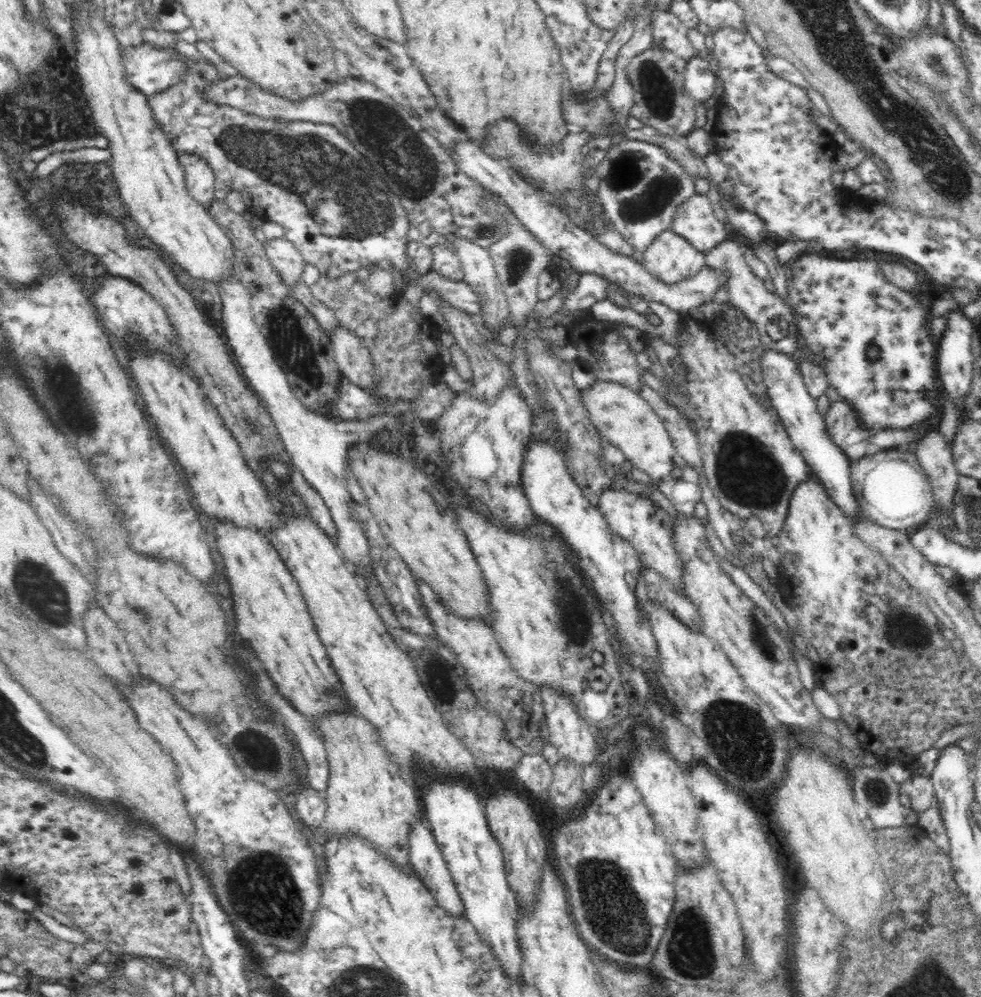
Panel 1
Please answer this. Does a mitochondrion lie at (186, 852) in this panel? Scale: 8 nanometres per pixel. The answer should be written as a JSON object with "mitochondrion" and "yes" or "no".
{"mitochondrion":"no"}

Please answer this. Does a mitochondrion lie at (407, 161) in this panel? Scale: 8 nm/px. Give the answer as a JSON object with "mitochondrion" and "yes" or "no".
{"mitochondrion":"yes"}

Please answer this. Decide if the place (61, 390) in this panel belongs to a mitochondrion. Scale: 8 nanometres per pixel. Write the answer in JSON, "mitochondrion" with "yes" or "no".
{"mitochondrion":"yes"}

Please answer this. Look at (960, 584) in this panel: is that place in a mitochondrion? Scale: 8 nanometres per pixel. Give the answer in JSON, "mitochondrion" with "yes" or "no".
{"mitochondrion":"no"}

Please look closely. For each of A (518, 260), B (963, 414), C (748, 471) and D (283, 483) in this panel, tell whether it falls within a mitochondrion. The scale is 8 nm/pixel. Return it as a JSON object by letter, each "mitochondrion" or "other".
{"A":"mitochondrion","B":"other","C":"mitochondrion","D":"other"}

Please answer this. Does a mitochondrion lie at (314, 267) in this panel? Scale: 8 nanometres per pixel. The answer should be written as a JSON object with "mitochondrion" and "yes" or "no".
{"mitochondrion":"no"}

